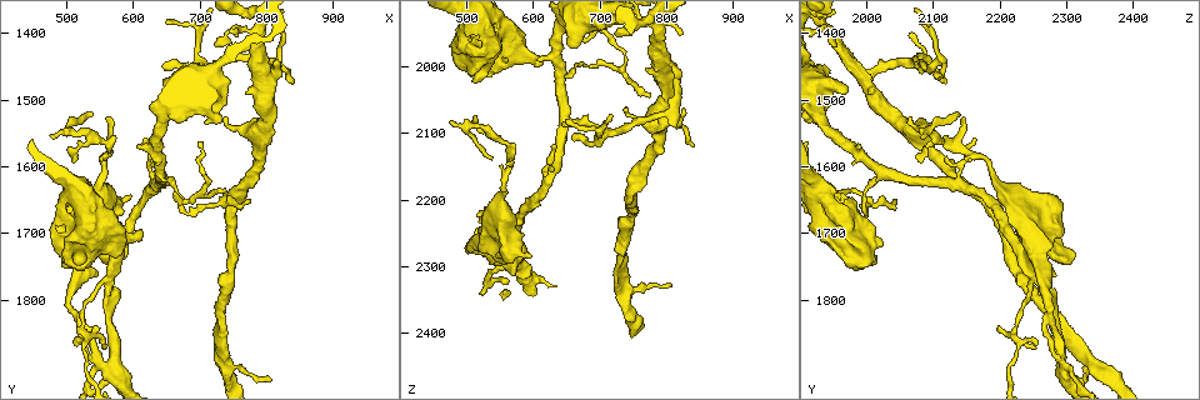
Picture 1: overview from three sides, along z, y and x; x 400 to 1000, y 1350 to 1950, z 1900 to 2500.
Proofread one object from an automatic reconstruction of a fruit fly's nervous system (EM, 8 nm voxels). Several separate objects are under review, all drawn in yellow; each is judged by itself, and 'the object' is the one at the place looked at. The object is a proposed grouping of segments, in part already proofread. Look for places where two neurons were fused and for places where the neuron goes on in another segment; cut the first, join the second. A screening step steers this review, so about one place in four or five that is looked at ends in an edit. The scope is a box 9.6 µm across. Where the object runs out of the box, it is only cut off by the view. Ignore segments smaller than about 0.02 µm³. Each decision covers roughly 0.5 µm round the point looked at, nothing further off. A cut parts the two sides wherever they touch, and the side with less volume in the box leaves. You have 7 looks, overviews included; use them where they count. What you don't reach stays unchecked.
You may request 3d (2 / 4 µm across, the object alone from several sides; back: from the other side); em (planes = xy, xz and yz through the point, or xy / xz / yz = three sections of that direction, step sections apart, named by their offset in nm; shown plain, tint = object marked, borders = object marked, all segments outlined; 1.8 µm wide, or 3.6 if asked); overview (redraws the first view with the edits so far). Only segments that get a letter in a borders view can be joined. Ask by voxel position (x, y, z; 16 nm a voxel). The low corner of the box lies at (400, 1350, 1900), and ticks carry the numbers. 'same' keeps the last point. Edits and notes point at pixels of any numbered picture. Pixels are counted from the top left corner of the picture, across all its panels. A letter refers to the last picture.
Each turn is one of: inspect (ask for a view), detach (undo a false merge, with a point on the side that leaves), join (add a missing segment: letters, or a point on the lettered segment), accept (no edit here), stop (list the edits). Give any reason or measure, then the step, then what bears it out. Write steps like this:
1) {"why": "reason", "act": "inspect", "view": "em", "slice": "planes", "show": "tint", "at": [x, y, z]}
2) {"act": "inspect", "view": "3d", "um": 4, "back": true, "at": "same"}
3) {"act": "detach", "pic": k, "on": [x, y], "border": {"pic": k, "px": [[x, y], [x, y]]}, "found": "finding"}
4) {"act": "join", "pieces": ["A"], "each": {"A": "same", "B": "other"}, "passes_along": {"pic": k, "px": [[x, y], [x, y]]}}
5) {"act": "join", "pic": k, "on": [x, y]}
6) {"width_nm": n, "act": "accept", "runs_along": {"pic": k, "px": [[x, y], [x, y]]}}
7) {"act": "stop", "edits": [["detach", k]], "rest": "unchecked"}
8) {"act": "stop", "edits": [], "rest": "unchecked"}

{"why": "narrows sharply", "act": "inspect", "view": "3d", "um": 2, "at": [555, 1560, 2110]}

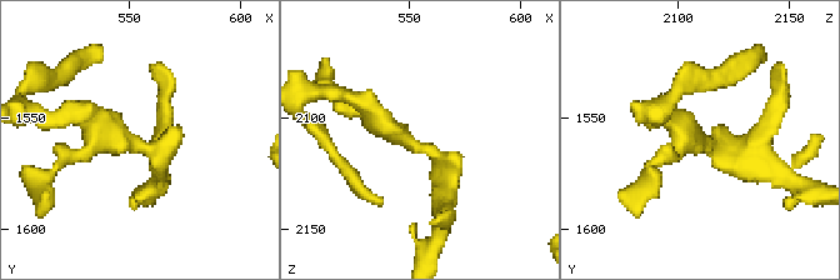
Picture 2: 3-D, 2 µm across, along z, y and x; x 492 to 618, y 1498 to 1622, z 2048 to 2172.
{"act": "inspect", "view": "em", "slice": "yz", "step": 8, "show": "plain", "at": [553, 1562, 2111]}

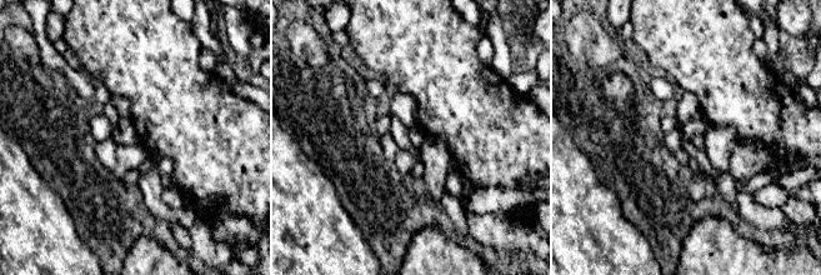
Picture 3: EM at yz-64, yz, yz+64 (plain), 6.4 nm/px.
{"act": "inspect", "view": "em", "slice": "yz", "step": 8, "show": "borders", "at": "same"}

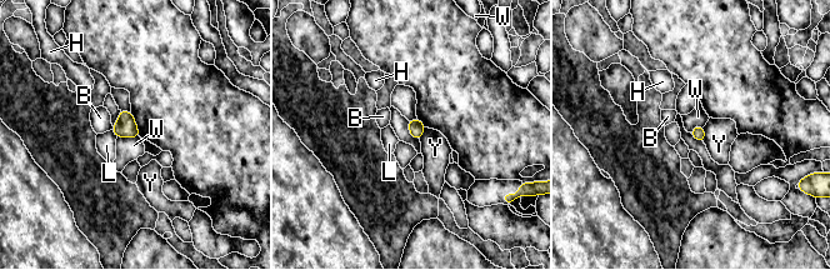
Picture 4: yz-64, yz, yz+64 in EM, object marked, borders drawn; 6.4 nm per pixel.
{"width_nm": 80, "act": "accept", "each": {"B": "other", "H": "other", "L": "other", "W": "other", "Y": "other"}, "found": "one neuron here"}

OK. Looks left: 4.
{"why": "thick turns thin", "act": "inspect", "view": "3d", "um": 4, "back": true, "at": [545, 1630, 2190]}

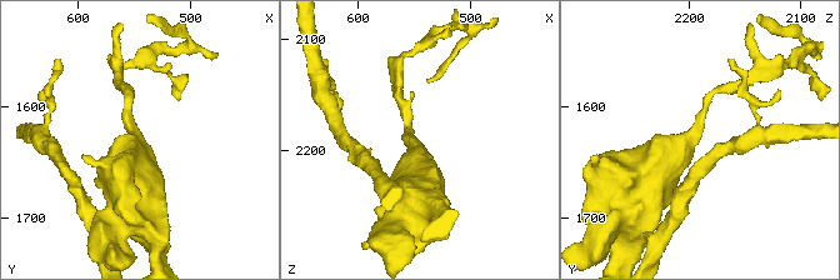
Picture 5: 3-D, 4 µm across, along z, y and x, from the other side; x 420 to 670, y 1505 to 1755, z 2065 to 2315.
{"why": "need the tissue", "act": "inspect", "view": "em", "slice": "planes", "show": "borders", "at": [548, 1626, 2198]}

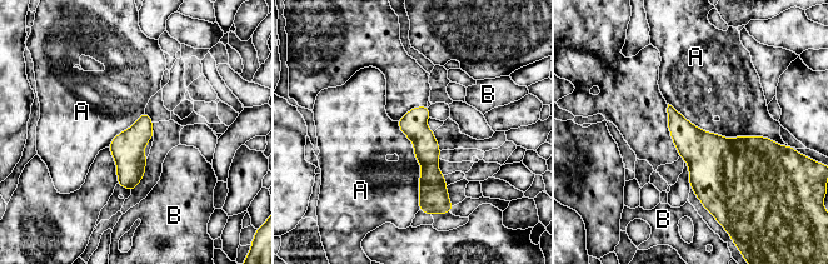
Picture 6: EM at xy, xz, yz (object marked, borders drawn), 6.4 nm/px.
{"width_nm": 170, "act": "accept", "each": {"A": "other", "B": "other"}, "runs_along": {"pic": 6, "px": [[420, 109], [427, 205]]}, "found": "all the same neuron"}

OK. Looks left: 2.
{"why": "calibre changes", "act": "inspect", "view": "em", "um": 3.6, "slice": "planes", "show": "borders", "at": [495, 1640, 1940]}

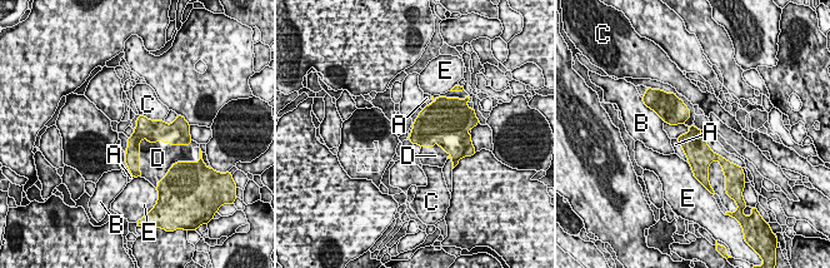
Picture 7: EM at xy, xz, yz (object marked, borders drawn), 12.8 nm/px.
{"act": "join", "pic": 7, "on": [151, 154], "each": {"A": "other", "B": "other", "C": "other", "D": "same", "E": "other"}, "passes_along": {"pic": 7, "px": [[154, 130], [141, 139], [151, 154]]}, "found": "the neuron continues"}

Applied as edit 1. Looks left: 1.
{"act": "stop", "edits": [["join", 7]], "rest": "unchecked"}

